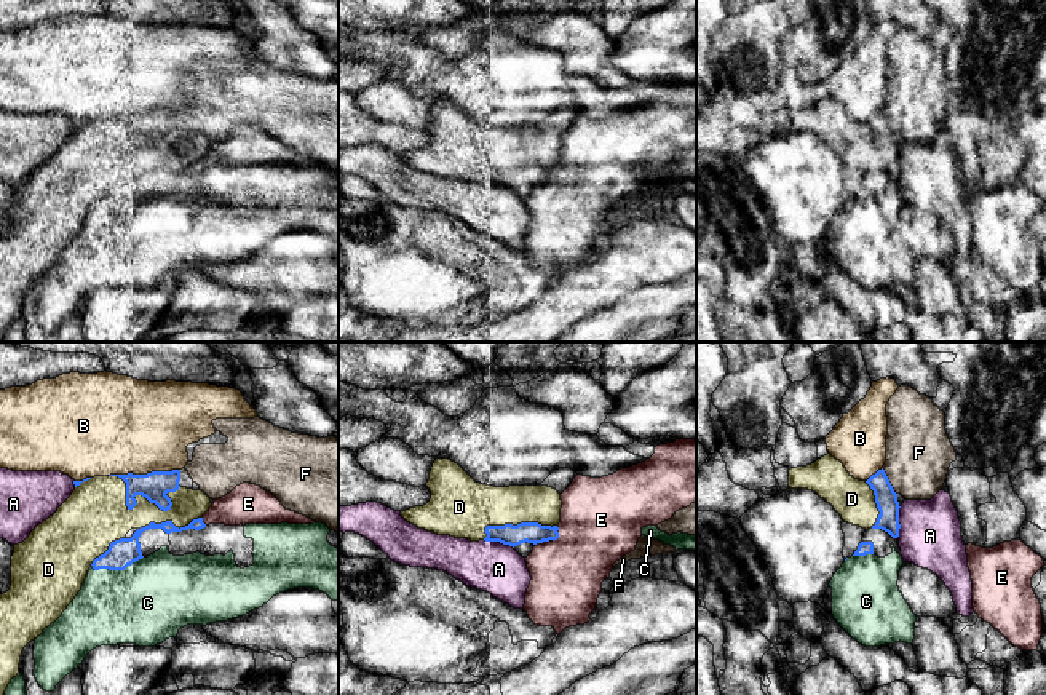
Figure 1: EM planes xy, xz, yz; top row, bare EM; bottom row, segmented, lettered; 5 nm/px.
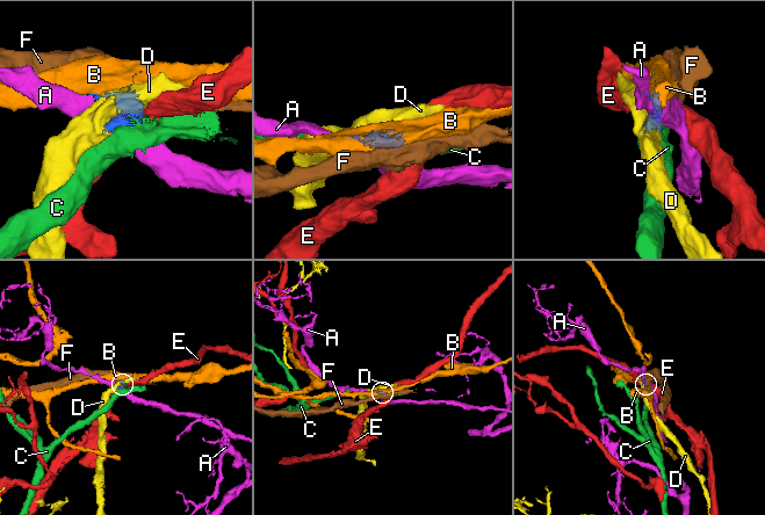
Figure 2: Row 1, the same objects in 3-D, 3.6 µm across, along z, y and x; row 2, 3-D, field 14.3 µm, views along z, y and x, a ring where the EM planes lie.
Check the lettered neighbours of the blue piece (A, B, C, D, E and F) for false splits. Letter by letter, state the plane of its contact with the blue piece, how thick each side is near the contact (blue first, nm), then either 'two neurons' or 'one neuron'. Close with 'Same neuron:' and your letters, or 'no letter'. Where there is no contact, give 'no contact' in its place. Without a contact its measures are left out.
A: meets blue in yz; 110 nm thick on the blue side, 320 nm on the other; two neurons
B: meets blue in xy; 150 nm thick on the blue side, 460 nm on the other; two neurons
C: meets blue in xy; 140 nm thick on the blue side, 420 nm on the other; two neurons
D: meets blue in xy; 150 nm thick on the blue side, 320 nm on the other; two neurons
E: meets blue in xz; 110 nm thick on the blue side, 420 nm on the other; two neurons
F: meets blue in yz; 110 nm thick on the blue side, 340 nm on the other; one neuron
Same neuron: F

